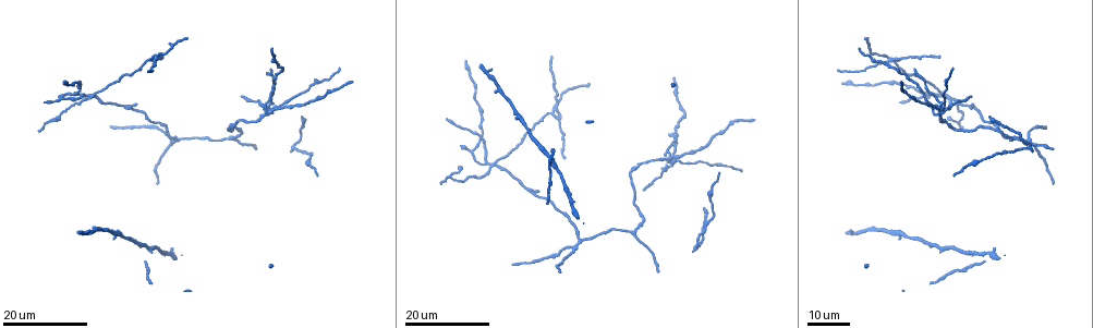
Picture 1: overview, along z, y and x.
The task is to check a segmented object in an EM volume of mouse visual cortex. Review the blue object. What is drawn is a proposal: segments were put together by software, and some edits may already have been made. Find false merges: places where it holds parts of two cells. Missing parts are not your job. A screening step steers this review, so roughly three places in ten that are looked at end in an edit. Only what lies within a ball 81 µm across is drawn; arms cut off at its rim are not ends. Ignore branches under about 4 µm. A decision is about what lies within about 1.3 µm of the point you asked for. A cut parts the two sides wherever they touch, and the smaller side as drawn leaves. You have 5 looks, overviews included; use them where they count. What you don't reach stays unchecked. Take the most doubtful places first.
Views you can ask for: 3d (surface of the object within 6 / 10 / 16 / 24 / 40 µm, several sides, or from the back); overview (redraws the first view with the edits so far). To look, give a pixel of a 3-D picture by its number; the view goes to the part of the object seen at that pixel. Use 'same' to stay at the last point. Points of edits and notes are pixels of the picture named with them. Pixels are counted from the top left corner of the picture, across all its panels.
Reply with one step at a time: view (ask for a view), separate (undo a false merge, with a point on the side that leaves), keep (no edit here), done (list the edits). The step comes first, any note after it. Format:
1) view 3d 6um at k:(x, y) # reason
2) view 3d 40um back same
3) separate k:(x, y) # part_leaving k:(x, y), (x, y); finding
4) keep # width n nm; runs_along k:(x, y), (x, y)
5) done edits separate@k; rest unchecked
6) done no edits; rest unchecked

view 3d 24um at 1:(91, 97) # four-way junction

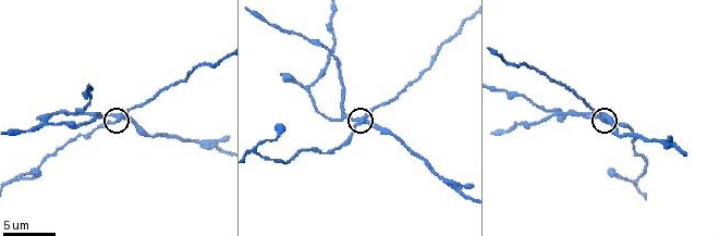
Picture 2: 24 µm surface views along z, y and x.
view 3d 6um at 2:(602, 118)

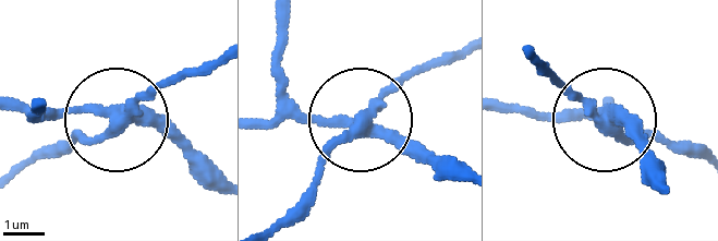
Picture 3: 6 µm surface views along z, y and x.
separate 3:(153, 88) # arms 4; part_leaving 3:(117, 119), (155, 87), (218, 63); two cells meet here

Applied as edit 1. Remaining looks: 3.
view overview

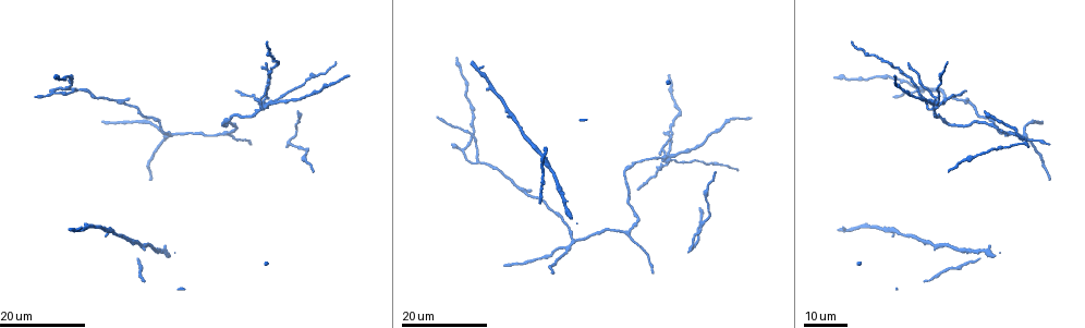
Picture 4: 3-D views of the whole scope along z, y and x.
view 3d 24um at 4:(929, 110) # looks like a crossing

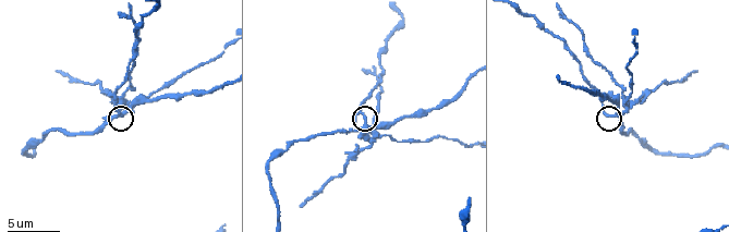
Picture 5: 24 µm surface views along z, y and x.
view 3d 6um at 5:(610, 115) # closer look

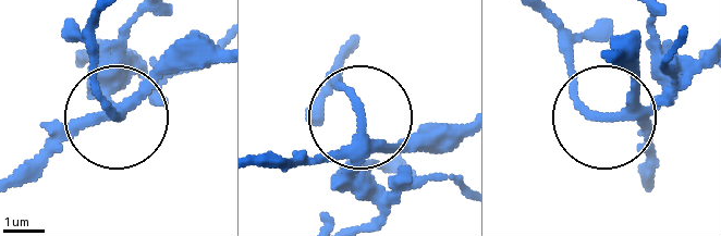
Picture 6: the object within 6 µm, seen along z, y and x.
separate 6:(119, 66) # width 240 nm; two cells meet here

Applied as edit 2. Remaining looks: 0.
done edits separate@3, separate@6; rest unchecked

